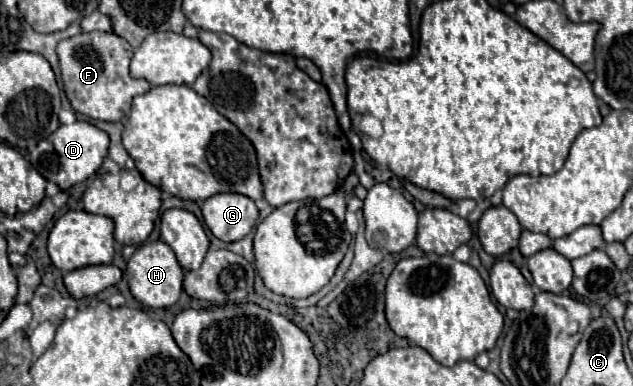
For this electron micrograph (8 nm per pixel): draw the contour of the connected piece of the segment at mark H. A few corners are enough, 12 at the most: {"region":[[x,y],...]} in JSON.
{"region":[[163,241],[143,243],[125,269],[145,307],[171,307],[183,269]]}

